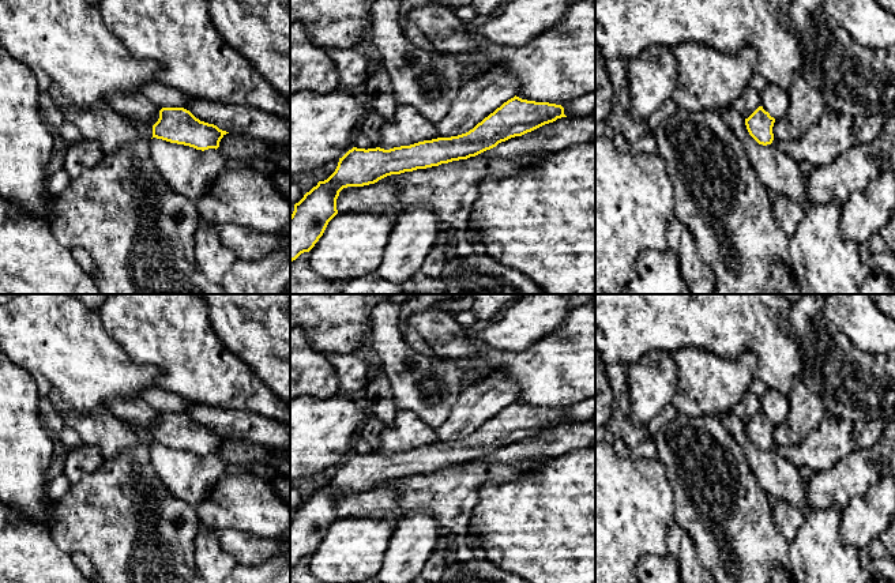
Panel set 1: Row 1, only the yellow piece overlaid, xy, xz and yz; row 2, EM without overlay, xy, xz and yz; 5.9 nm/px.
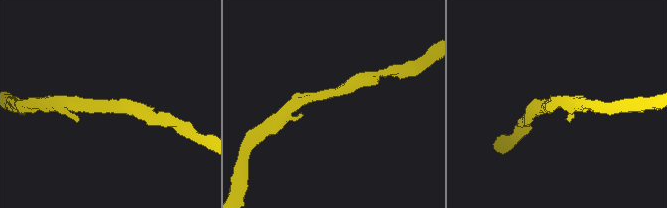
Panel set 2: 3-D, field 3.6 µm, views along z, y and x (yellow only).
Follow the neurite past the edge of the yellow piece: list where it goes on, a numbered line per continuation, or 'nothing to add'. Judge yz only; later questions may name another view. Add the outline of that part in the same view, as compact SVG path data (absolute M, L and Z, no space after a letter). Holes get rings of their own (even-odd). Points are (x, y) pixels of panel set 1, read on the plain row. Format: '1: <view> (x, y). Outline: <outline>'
nothing to add

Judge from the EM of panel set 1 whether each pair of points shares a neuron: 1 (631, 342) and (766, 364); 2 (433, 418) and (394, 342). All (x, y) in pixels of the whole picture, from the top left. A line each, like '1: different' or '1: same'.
1: same
2: same

